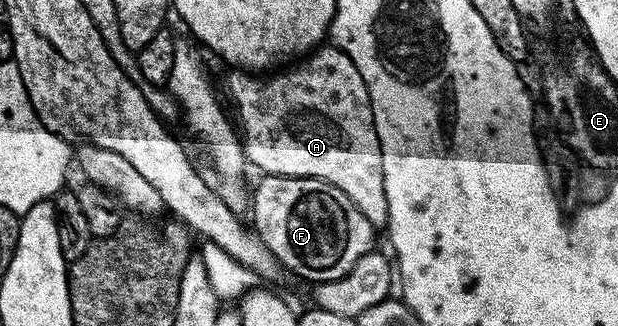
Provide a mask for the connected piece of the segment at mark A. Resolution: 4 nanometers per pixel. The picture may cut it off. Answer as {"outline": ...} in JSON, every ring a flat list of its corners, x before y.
{"outline":[[322,44,304,55,302,66,282,69,282,74,258,76,240,68,232,71,229,78,229,94,237,105,235,122,245,147,245,157,261,169,262,175,282,174,288,178,318,178,343,192,371,220,374,228,389,224,387,192,383,188,383,156,377,129,373,127,373,109,359,76,359,68,335,45]]}

